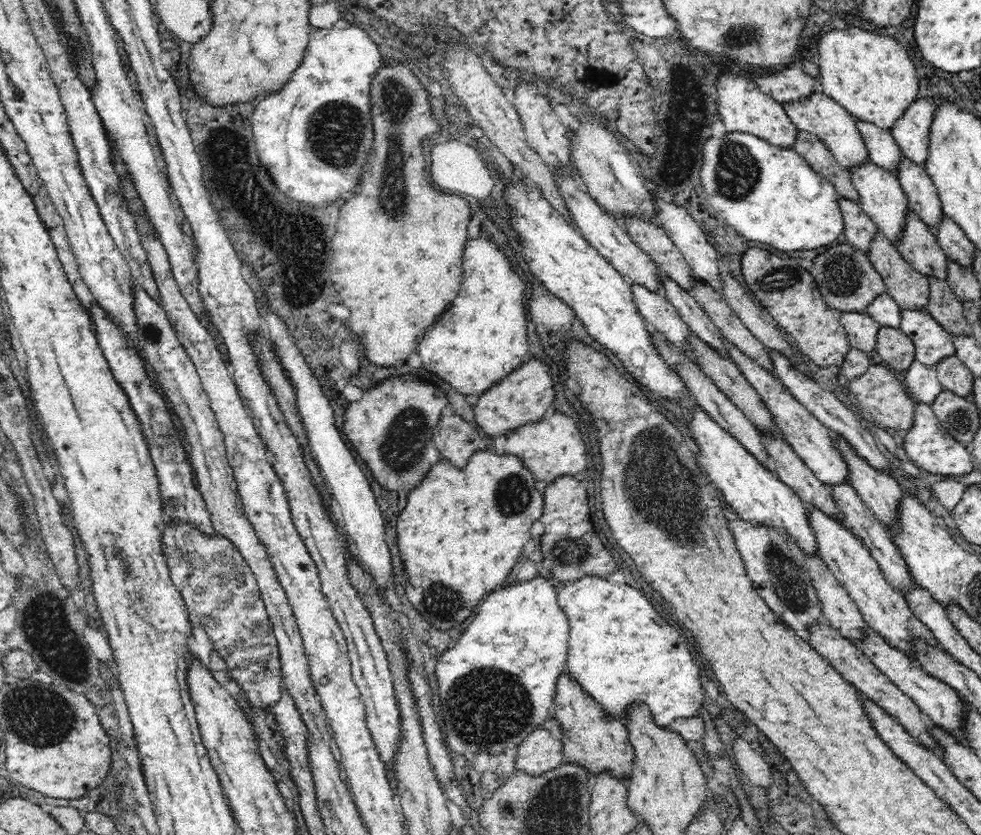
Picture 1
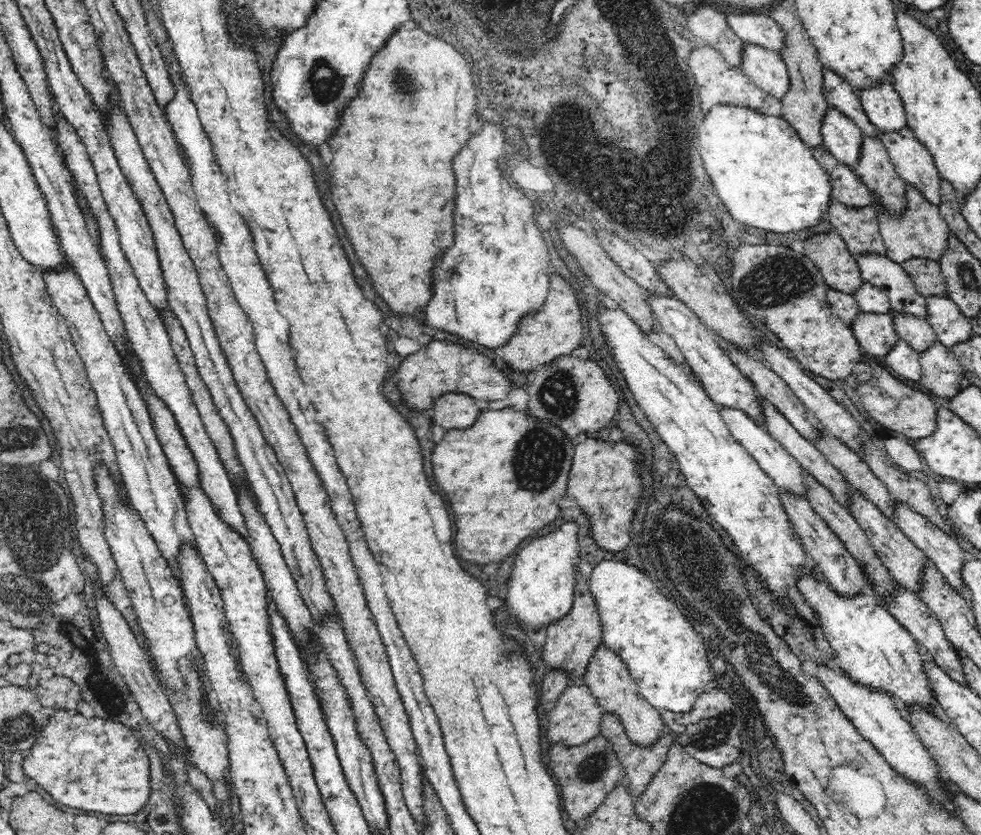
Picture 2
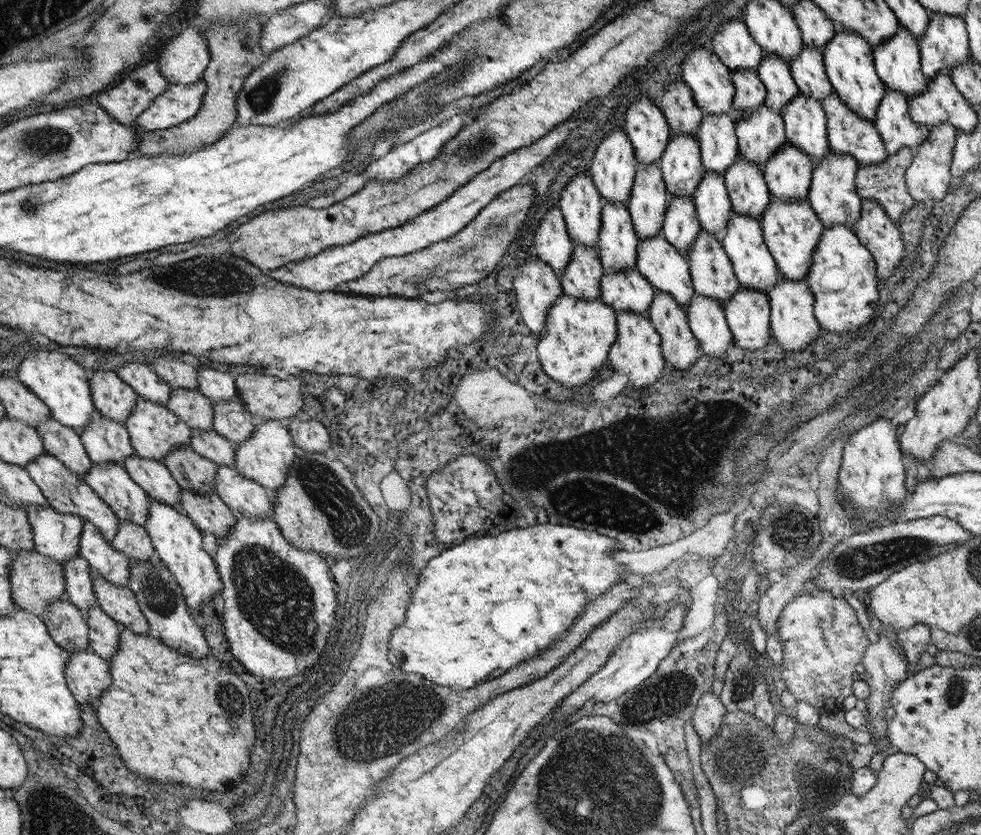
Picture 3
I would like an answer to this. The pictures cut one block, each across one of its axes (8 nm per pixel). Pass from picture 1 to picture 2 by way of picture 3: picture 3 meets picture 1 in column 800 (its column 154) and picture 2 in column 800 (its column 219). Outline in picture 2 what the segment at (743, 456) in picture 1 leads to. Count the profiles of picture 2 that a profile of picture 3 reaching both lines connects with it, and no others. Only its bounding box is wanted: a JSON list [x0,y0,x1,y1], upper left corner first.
[798,578,936,714]

